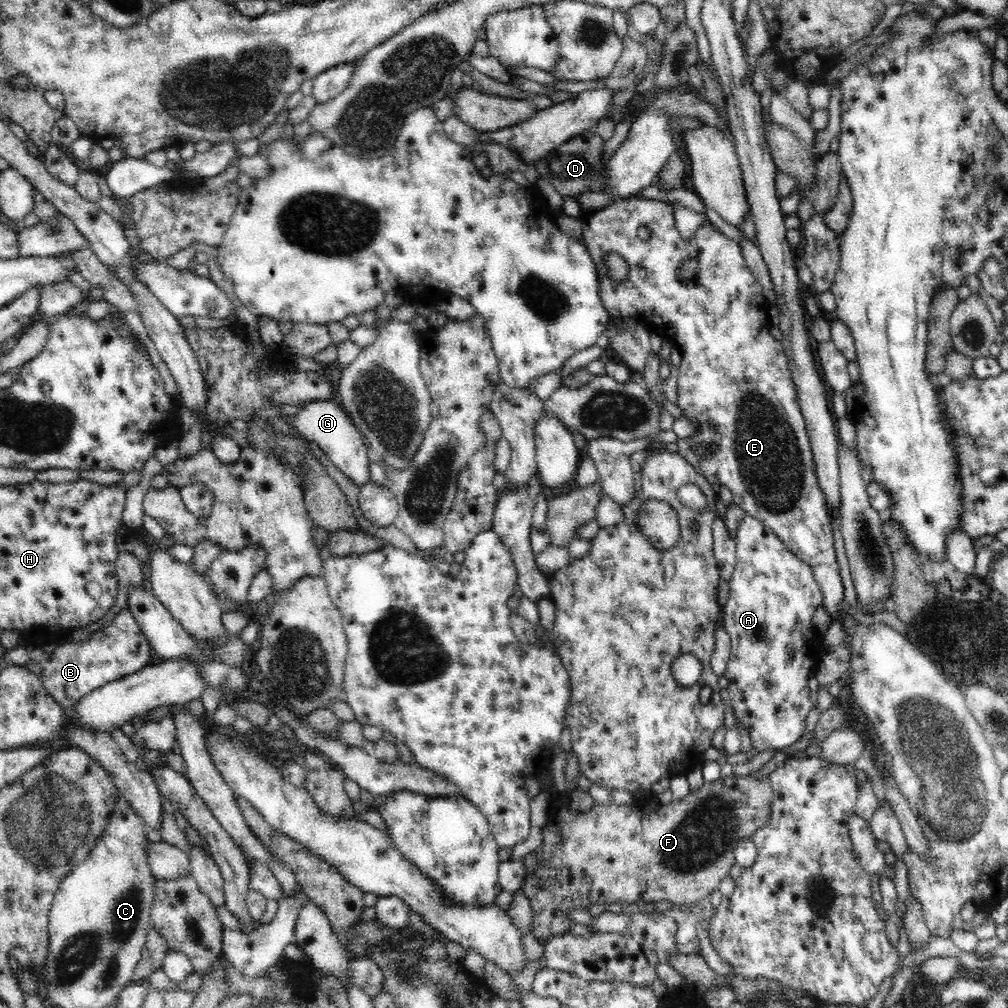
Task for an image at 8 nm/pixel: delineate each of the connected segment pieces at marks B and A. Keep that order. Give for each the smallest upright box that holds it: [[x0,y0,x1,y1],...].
[[40,608,150,707],[721,514,825,753]]

